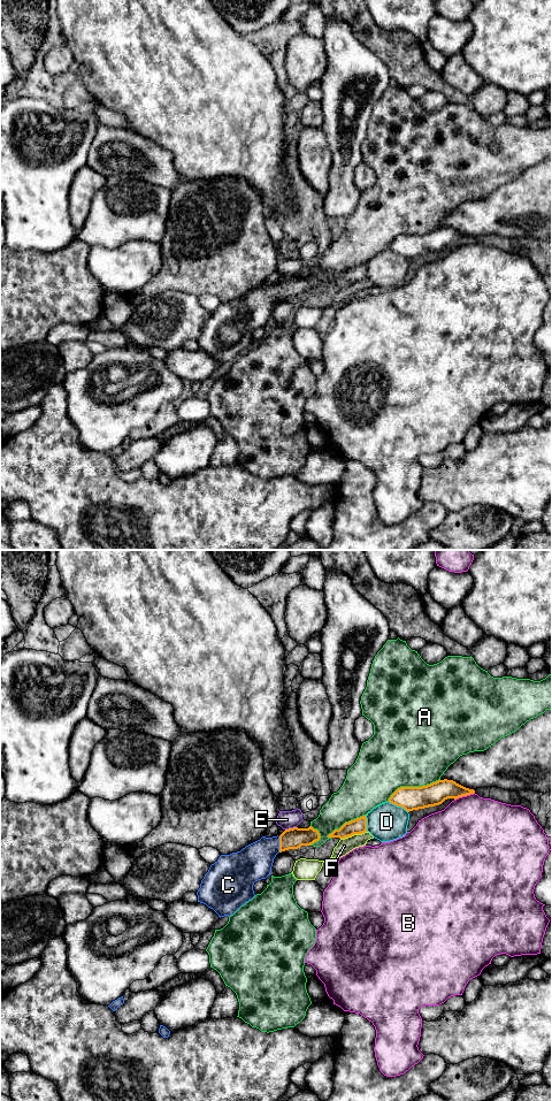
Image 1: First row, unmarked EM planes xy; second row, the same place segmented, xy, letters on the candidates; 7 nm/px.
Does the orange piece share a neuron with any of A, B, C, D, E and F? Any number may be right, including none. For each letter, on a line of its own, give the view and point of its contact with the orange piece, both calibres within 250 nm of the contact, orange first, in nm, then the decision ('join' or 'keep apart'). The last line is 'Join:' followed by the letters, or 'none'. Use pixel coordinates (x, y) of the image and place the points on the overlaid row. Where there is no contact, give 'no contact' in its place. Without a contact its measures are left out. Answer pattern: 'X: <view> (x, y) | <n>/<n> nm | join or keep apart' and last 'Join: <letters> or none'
A: xy (413, 787) | 160/500 nm | keep apart
B: xy (464, 795) | 160/480 nm | keep apart
C: xy (280, 845) | 150/240 nm | join
D: xy (398, 805) | 160/260 nm | keep apart
E: xy (290, 828) | 150/130 nm | keep apart
F: xy (353, 834) | 110/100 nm | keep apart
Join: C

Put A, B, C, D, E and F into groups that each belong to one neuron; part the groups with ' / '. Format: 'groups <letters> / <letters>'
groups A / B / C / D / E / F

